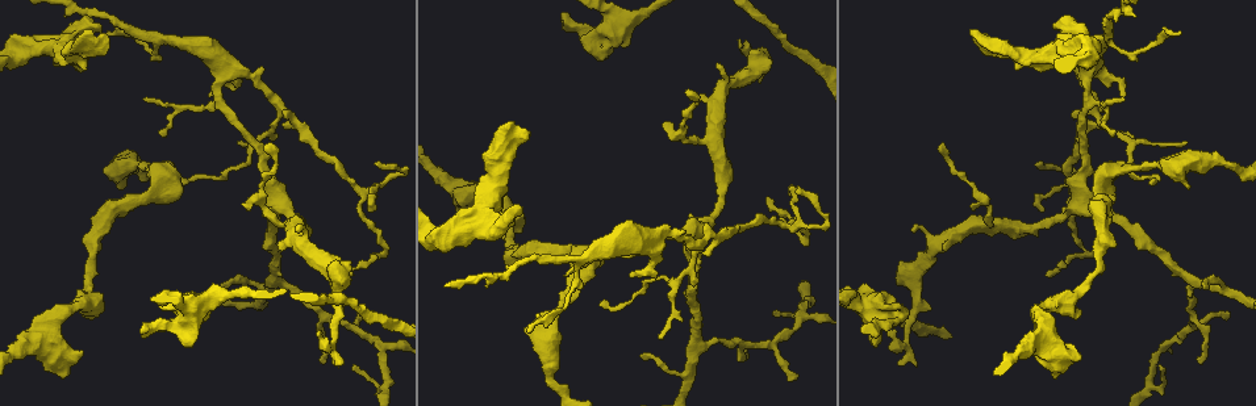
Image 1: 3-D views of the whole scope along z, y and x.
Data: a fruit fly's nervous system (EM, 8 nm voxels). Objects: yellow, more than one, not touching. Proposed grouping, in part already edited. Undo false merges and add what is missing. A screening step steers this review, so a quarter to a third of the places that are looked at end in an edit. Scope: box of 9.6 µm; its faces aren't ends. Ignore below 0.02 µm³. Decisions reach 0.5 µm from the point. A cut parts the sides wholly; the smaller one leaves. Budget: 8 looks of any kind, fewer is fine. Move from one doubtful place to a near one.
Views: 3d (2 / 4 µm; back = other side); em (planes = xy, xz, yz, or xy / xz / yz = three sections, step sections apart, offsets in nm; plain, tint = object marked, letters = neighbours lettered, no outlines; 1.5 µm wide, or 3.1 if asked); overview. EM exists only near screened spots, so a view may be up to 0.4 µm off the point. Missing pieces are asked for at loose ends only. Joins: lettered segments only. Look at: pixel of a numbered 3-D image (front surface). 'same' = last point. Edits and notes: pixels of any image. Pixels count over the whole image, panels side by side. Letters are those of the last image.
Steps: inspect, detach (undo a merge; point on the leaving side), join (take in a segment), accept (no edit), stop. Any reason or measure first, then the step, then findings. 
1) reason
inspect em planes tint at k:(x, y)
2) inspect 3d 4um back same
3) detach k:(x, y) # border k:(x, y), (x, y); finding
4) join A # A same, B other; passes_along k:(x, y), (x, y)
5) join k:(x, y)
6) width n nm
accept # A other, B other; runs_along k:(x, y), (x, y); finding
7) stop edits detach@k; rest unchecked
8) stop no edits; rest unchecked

abrupt turn
inspect em yz step 8 tint at 1:(504, 219)

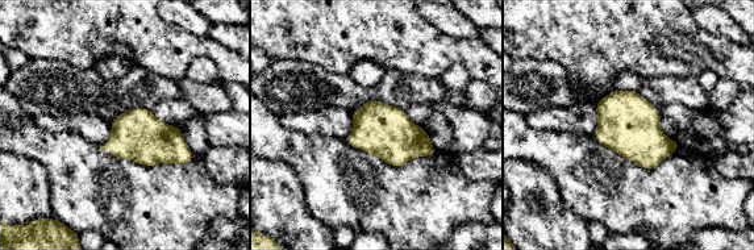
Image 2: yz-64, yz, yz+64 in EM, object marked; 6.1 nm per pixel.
inspect em planes letters same

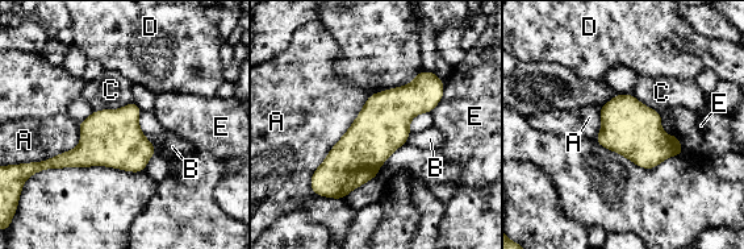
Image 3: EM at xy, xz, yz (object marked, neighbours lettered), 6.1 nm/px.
accept # A other, B other, C other, D other, E other; border 3:(133, 99), (117, 108), (93, 111); one neuron here

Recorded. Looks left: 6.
thin end
inspect em planes tint at 1:(161, 135)

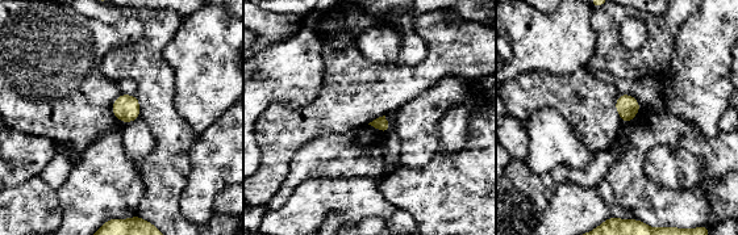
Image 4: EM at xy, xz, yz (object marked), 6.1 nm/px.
inspect em planes letters same

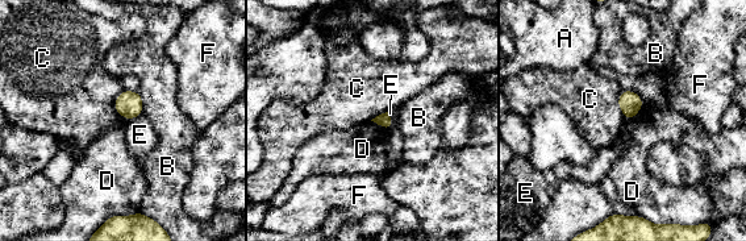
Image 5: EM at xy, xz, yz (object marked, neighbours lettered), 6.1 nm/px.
width 90 nm
accept # A other, B other, C other, D other, E other, F other; border 5:(123, 90), (115, 109), (125, 120); none of them fits

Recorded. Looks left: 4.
inspect em planes letters at 1:(746, 351)

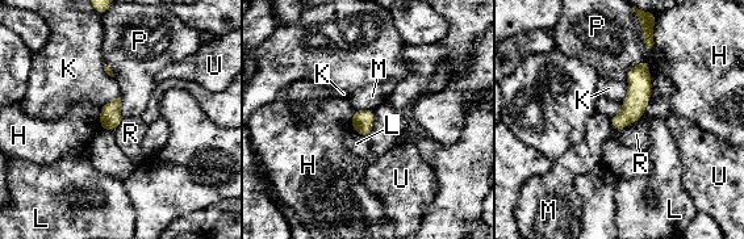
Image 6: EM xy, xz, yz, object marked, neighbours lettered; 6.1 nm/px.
width 130 nm
accept # H other, K other, L other, M other, P other, R other, U other; runs_along 6:(643, 63), (639, 95), (617, 126); no lettered segment goes on from it

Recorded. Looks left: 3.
stop no edits; rest unchecked

